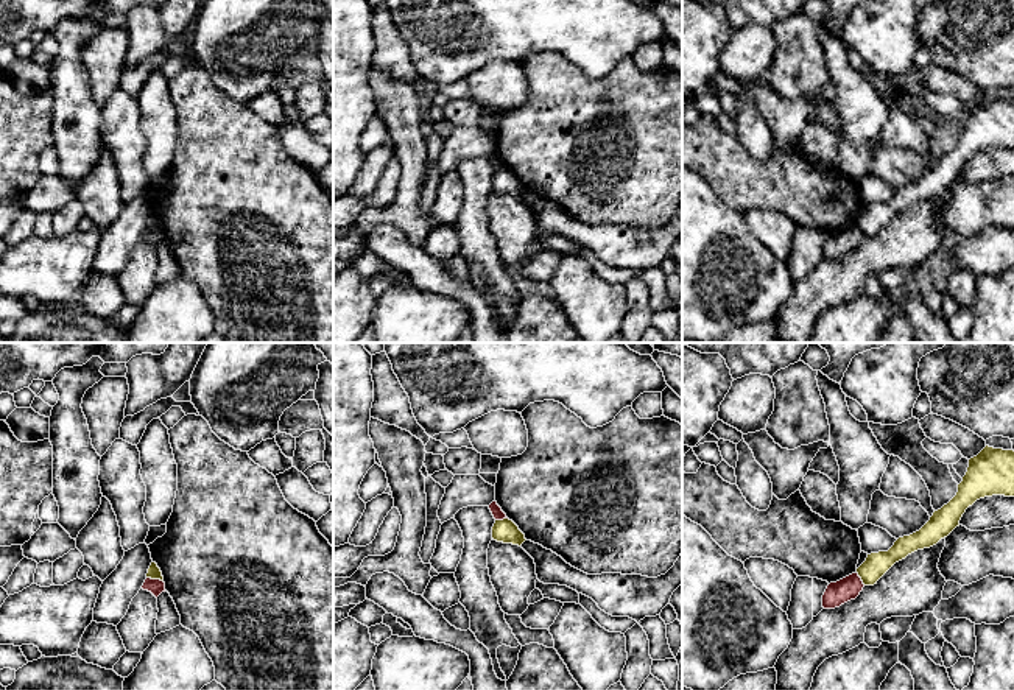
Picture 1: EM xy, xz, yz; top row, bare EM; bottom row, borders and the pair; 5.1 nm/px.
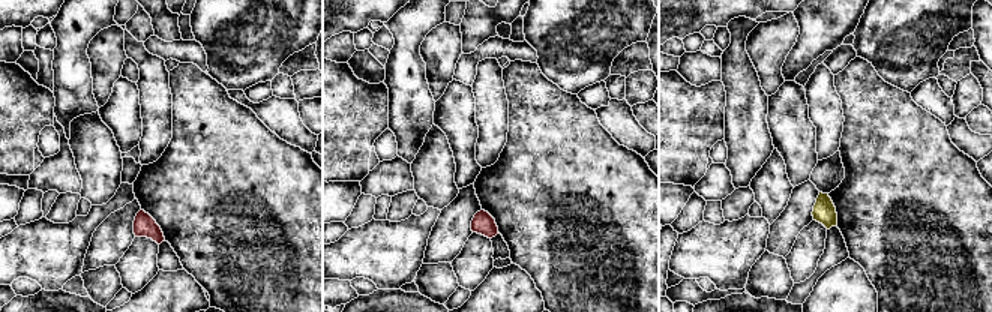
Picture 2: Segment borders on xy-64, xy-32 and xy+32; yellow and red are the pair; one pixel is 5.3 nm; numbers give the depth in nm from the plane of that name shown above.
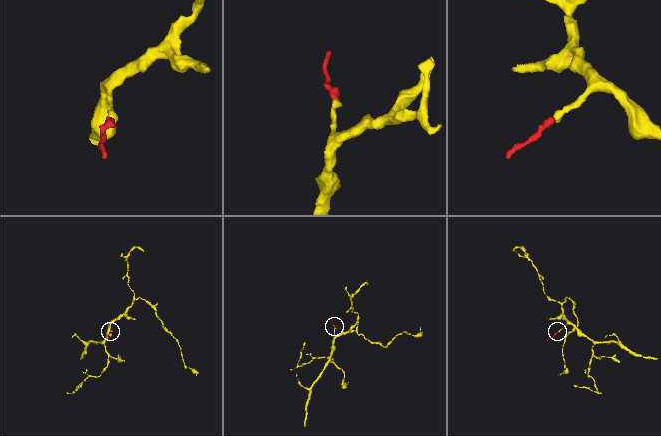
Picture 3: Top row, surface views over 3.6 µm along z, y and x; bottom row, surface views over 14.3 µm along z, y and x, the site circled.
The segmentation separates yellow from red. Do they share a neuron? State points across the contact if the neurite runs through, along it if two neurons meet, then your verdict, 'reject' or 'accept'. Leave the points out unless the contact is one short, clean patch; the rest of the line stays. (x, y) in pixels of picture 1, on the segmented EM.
along xy (147, 577), (162, 581) | reject

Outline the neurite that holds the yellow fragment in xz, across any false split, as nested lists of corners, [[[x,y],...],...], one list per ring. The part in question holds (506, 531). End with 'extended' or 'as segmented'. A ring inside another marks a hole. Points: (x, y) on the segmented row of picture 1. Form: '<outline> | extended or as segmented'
[[[509,519],[495,520],[492,526],[492,539],[497,542],[512,544],[519,547],[526,540],[525,534]]] | as segmented

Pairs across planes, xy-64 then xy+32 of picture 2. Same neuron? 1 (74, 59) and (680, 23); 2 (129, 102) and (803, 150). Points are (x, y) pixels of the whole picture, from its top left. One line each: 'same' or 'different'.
1: different
2: same

